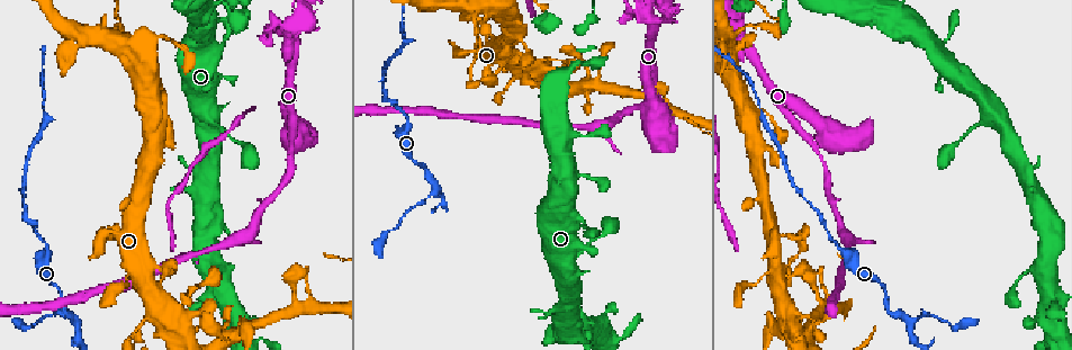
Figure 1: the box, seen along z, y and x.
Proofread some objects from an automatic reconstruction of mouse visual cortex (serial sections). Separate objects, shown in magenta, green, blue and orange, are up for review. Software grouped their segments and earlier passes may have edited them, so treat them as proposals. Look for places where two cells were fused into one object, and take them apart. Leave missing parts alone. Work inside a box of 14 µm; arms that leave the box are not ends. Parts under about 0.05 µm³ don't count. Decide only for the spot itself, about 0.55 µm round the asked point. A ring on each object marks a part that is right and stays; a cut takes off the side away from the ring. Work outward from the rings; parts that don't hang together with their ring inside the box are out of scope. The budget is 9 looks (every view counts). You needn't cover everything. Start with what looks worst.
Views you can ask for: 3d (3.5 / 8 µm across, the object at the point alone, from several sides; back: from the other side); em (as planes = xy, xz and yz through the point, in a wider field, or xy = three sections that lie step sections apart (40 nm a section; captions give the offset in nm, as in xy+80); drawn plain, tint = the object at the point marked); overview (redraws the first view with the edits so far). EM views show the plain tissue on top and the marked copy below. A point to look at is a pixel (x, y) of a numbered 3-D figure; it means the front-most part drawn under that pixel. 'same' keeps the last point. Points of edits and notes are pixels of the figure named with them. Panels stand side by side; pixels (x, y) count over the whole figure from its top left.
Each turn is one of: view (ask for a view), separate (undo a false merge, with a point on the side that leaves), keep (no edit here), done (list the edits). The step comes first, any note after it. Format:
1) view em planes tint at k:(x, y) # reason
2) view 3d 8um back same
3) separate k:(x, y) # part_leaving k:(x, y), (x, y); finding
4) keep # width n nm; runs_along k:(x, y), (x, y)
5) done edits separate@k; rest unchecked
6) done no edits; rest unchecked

view 3d 3.5um at 1:(477, 58) # sharp bend

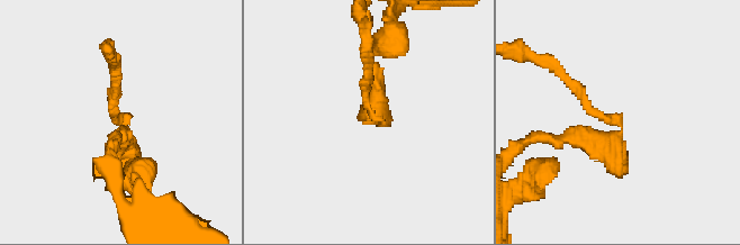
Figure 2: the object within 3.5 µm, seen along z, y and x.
view em xy step 2 tint at 2:(371, 115) # shape alone is not enough

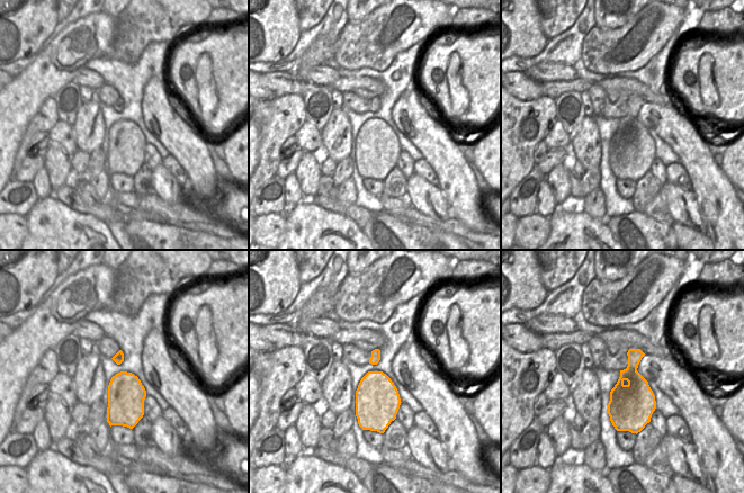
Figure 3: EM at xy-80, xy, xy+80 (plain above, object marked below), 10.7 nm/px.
separate 2:(114, 110) # part_leaving 2:(119, 125), (113, 117), (113, 59); two cells meet here

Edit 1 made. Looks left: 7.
view 3d 3.5um at 1:(1056, 220)

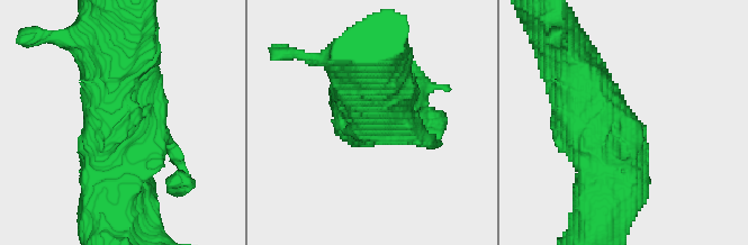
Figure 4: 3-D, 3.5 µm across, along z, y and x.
view em xy step 5 tint at 4:(618, 127)

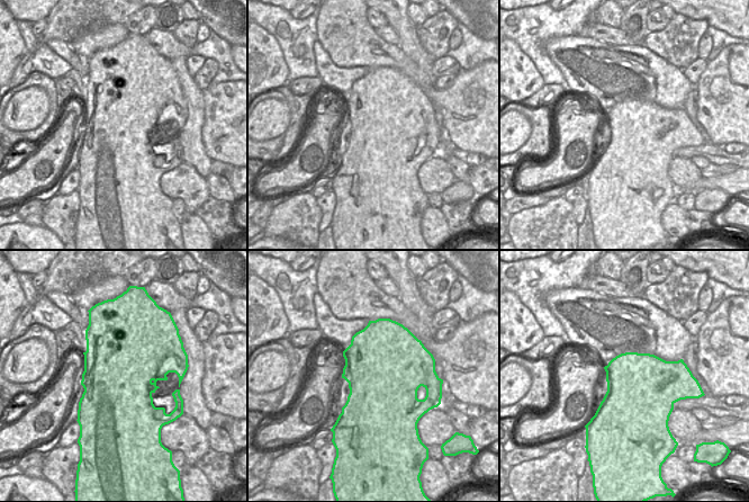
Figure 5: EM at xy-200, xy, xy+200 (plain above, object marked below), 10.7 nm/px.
keep # continuous, no second cell

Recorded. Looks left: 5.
view 3d 8um back at 1:(513, 61) # four or more arms meet

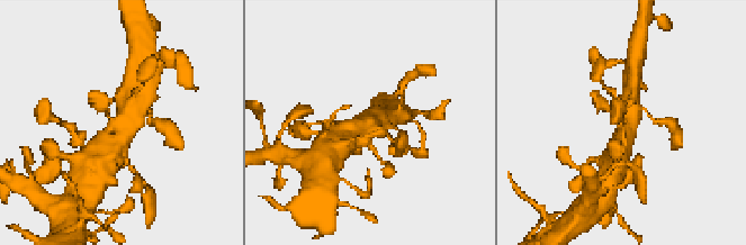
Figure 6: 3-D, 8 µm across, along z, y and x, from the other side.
view 3d 3.5um at 6:(118, 119)

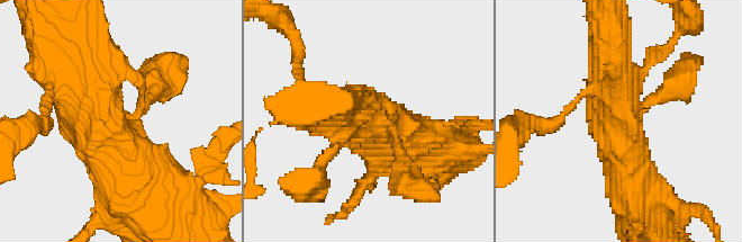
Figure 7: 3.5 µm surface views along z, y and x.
keep # one cell here

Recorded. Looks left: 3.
view 3d 3.5um back at 1:(216, 249) # thick turns thin

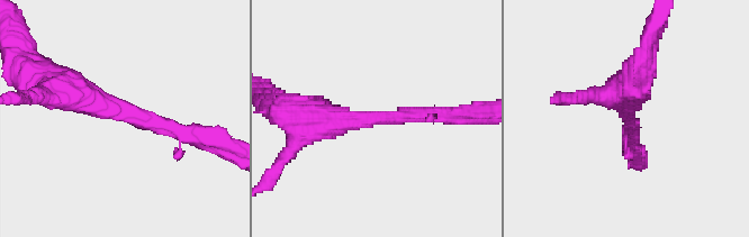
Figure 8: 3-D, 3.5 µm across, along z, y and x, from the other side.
view em xy step 2 tint at 8:(629, 113) # arm_widths 250, 450 nm; need the tissue

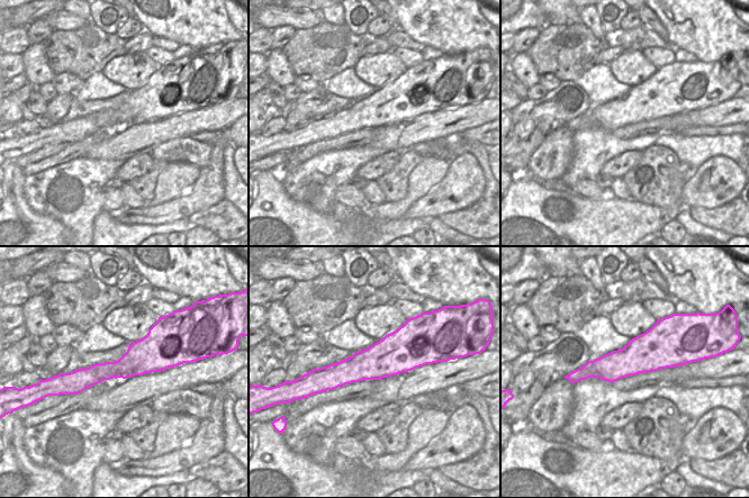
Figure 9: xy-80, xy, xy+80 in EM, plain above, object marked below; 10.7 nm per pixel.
keep # width 420 nm; runs_along 8:(56, 88), (198, 139); all the same cell

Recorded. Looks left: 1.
done edits separate@2; rest unchecked

